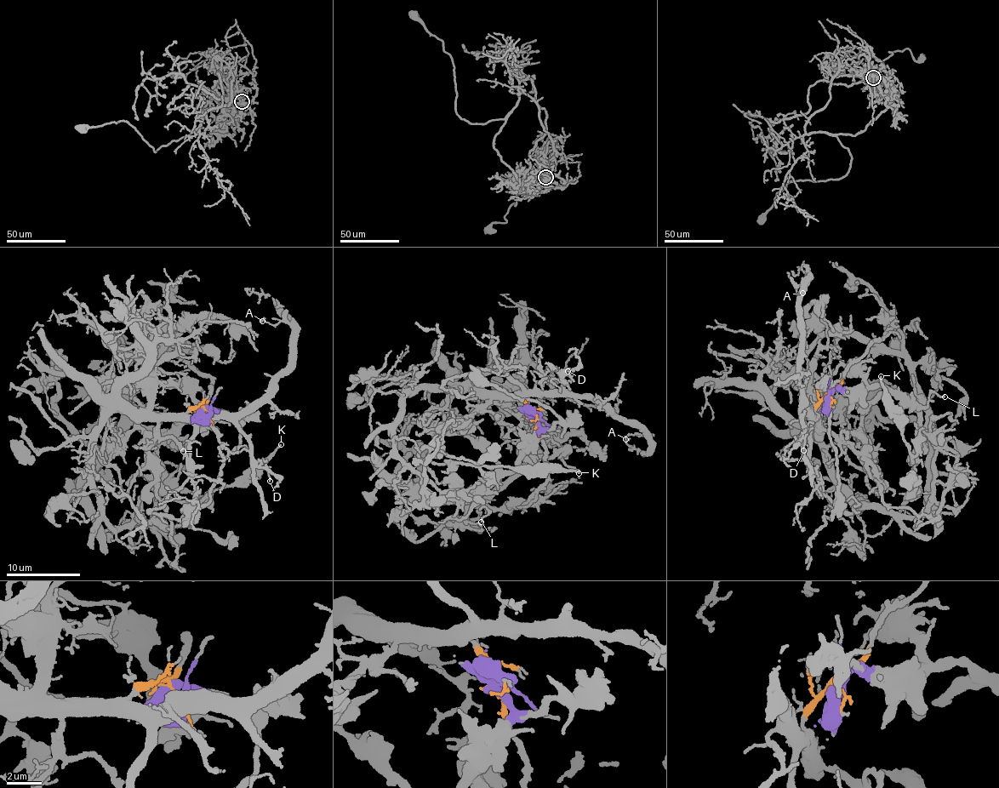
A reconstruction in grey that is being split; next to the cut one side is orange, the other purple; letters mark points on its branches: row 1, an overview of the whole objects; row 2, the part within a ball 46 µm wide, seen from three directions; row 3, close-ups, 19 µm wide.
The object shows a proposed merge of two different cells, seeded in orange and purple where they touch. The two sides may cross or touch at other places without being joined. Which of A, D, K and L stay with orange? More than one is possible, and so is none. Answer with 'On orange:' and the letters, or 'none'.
On orange: A, D

